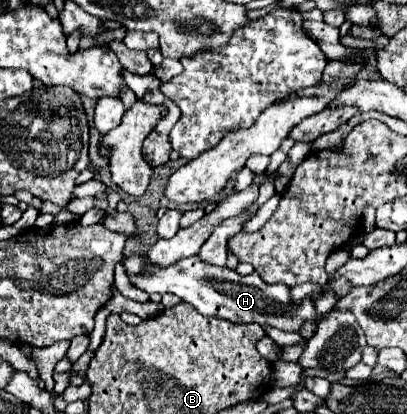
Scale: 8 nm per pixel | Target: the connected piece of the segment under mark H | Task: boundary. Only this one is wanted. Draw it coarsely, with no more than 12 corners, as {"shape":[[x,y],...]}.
{"shape":[[184,258],[136,274],[148,294],[176,294],[202,316],[284,332],[318,324],[316,304],[294,308],[290,288]]}

